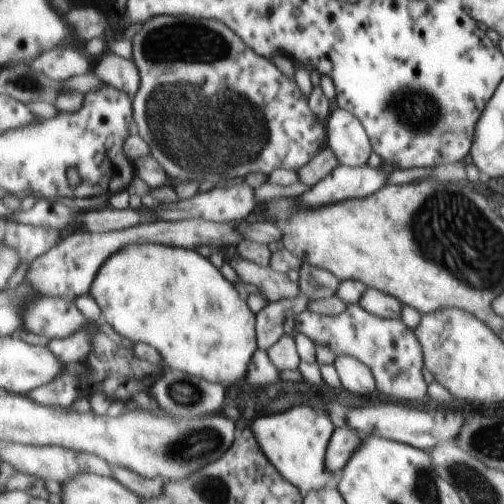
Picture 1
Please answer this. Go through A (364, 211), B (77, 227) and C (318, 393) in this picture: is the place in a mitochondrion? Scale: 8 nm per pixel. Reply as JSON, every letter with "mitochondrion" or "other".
{"A":"other","B":"other","C":"other"}

